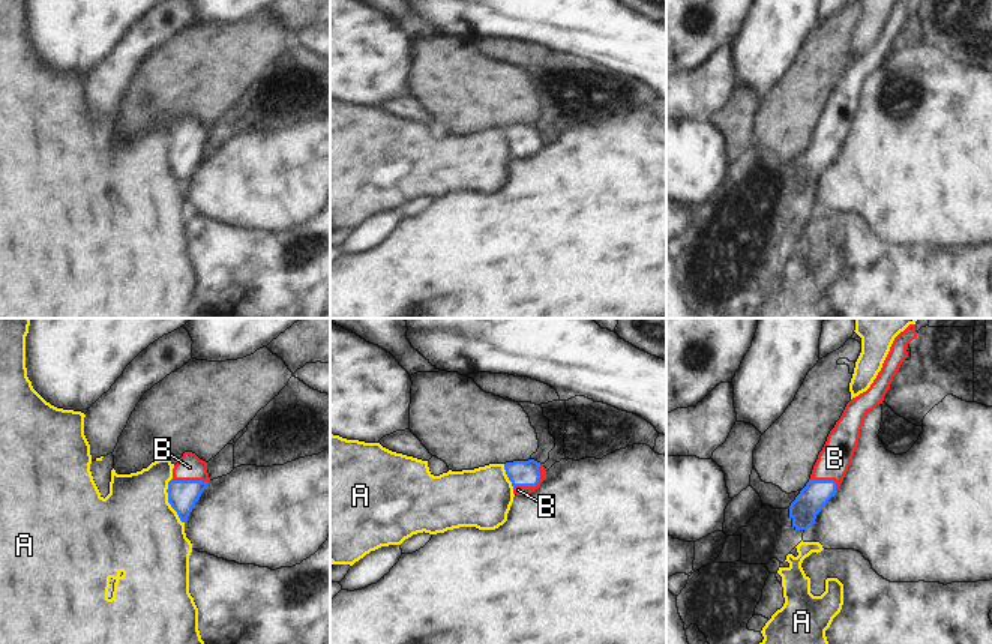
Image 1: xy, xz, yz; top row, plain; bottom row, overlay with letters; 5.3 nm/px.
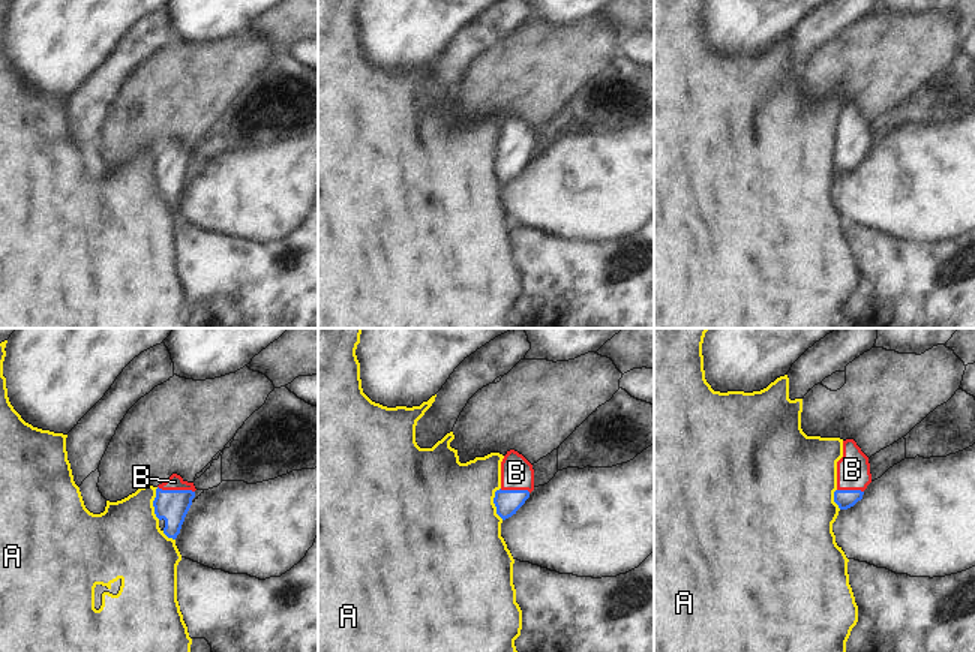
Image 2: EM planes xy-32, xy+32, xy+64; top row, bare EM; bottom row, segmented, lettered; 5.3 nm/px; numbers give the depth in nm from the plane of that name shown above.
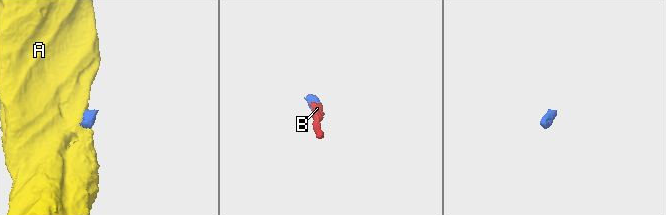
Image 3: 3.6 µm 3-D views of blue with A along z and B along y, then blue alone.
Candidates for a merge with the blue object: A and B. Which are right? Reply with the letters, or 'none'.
B

